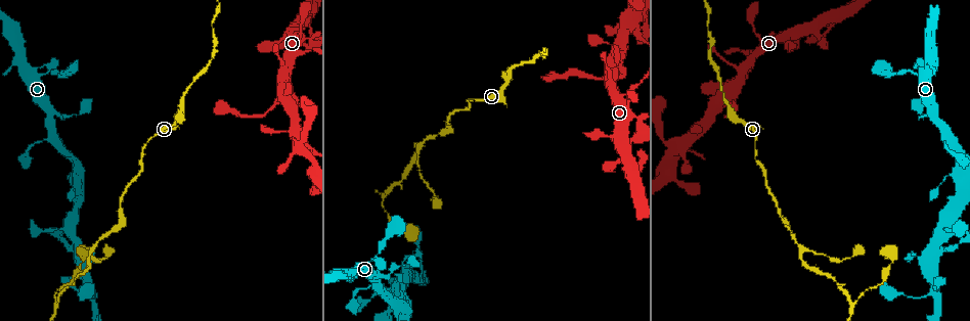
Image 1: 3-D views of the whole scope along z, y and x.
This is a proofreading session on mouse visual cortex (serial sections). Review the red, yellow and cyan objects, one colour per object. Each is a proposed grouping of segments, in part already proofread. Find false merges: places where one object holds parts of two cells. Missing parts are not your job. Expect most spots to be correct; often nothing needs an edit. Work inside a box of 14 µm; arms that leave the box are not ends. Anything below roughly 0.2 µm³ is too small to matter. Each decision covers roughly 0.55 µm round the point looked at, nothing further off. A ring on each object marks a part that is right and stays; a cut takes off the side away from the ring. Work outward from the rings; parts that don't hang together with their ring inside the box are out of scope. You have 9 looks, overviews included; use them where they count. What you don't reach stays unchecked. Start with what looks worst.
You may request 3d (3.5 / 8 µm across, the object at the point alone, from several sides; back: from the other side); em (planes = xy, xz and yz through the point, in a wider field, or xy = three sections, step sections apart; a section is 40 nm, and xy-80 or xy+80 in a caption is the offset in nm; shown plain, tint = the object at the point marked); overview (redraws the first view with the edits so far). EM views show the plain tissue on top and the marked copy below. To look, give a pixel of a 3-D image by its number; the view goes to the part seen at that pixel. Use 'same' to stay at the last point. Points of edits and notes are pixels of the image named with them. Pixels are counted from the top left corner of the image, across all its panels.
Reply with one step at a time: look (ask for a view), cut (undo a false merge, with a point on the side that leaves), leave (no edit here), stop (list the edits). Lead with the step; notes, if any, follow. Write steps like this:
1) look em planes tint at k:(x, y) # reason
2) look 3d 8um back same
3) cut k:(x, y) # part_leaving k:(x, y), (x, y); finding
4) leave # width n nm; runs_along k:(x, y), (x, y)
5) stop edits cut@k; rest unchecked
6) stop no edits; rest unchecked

look 3d 3.5um at 1:(853, 303) # arms part here

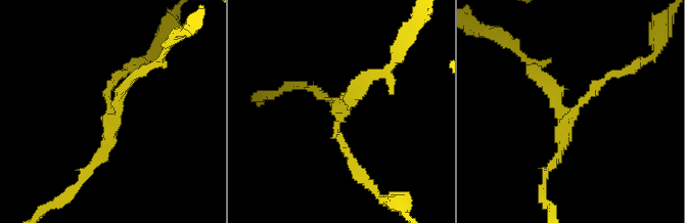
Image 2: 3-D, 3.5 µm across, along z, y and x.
look em xy step 1 tint at 2:(566, 117) # arms 3; arm_widths 100, 150, 150 nm

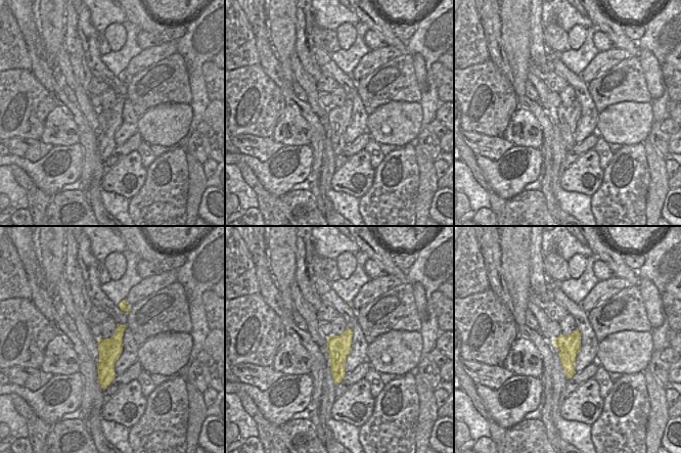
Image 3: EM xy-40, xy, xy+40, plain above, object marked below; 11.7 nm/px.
leave # runs_along 2:(373, 73), (338, 114), (335, 138), (349, 155); continuous, no second cell

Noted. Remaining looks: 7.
look 3d 3.5um at 1:(629, 21) # four-way junction

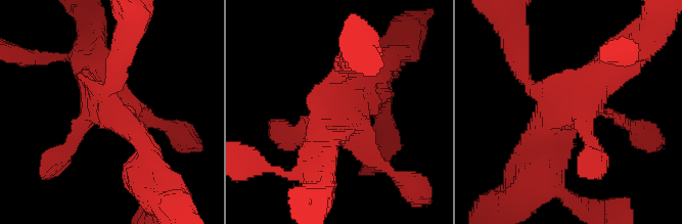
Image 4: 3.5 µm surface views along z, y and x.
look em xy step 5 tint at 4:(337, 105) # shape alone is not enough

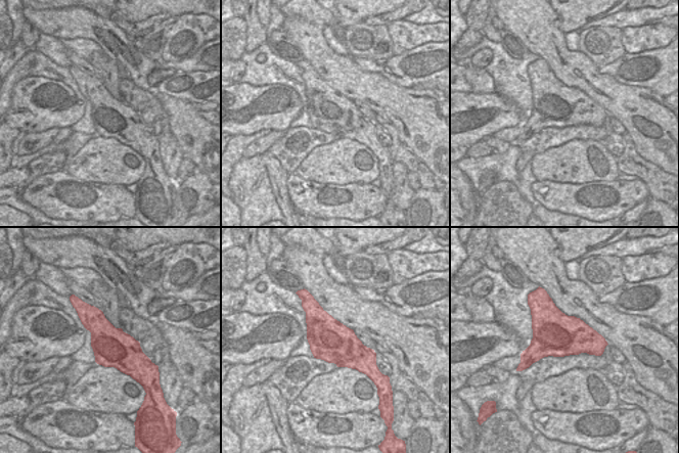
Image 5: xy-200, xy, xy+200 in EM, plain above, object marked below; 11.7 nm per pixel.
leave # runs_along 4:(606, 69), (538, 135), (536, 161); one cell here

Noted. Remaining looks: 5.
look 3d 3.5um back at 1:(404, 278) # three arms meet

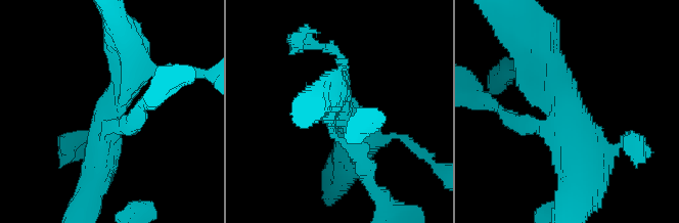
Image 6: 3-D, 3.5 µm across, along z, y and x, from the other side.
look em xy step 3 tint at 6:(105, 124) # now the EM

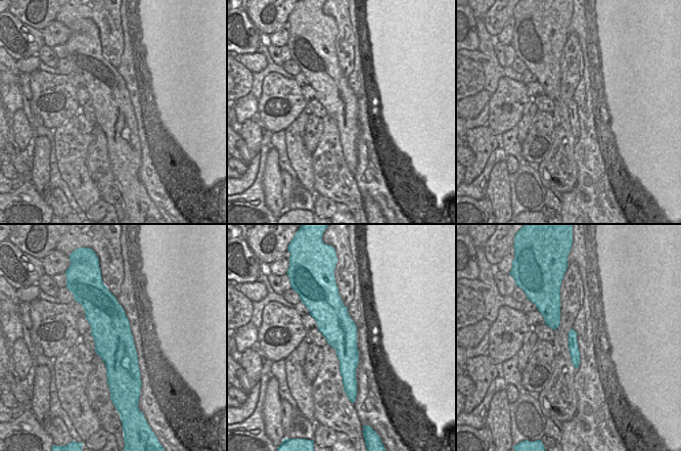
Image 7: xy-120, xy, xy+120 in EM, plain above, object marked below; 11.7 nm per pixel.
leave # runs_along 7:(335, 295), (348, 382); continuous, no second cell

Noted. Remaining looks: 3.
look 3d 3.5um back at 1:(935, 291) # branch point

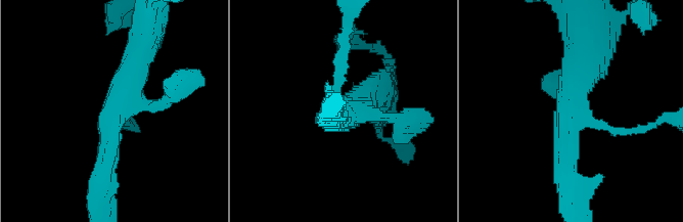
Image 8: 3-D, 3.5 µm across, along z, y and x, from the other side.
look em xy step 2 tint at 8:(572, 108)

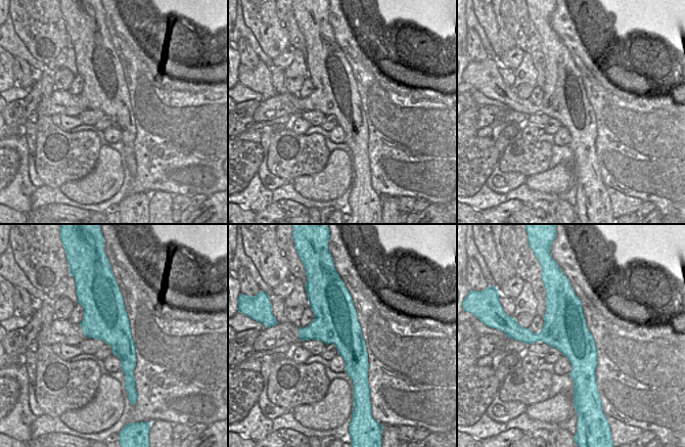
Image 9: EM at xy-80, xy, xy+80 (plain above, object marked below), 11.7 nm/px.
leave # width 550 nm; runs_along 8:(583, 48), (573, 108), (593, 124), (630, 130); one cell here

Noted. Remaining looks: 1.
stop no edits; rest unchecked

